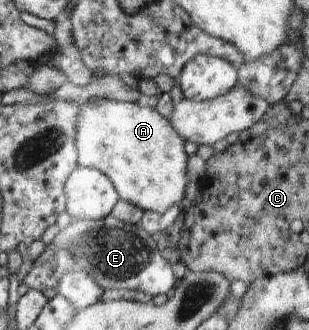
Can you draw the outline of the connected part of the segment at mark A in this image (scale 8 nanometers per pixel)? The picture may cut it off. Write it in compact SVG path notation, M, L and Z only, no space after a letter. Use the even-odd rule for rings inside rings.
M100 98L80 109L76 131L78 166L104 173L114 183L119 200L160 214L174 204L186 205L184 192L189 181L184 141L158 111L144 102Z

